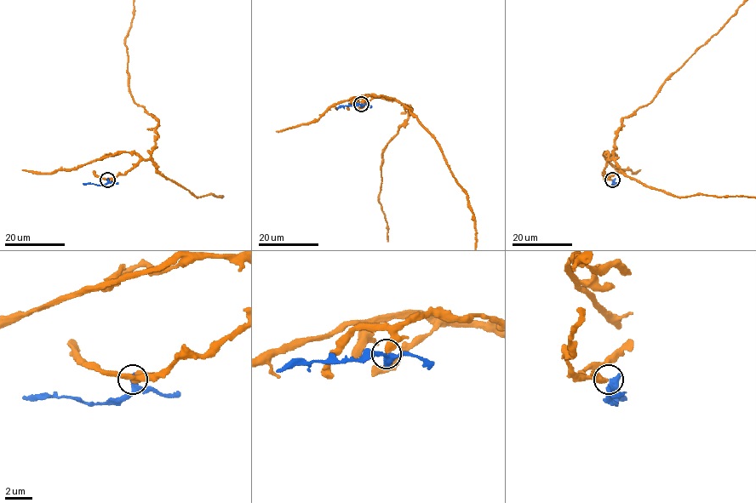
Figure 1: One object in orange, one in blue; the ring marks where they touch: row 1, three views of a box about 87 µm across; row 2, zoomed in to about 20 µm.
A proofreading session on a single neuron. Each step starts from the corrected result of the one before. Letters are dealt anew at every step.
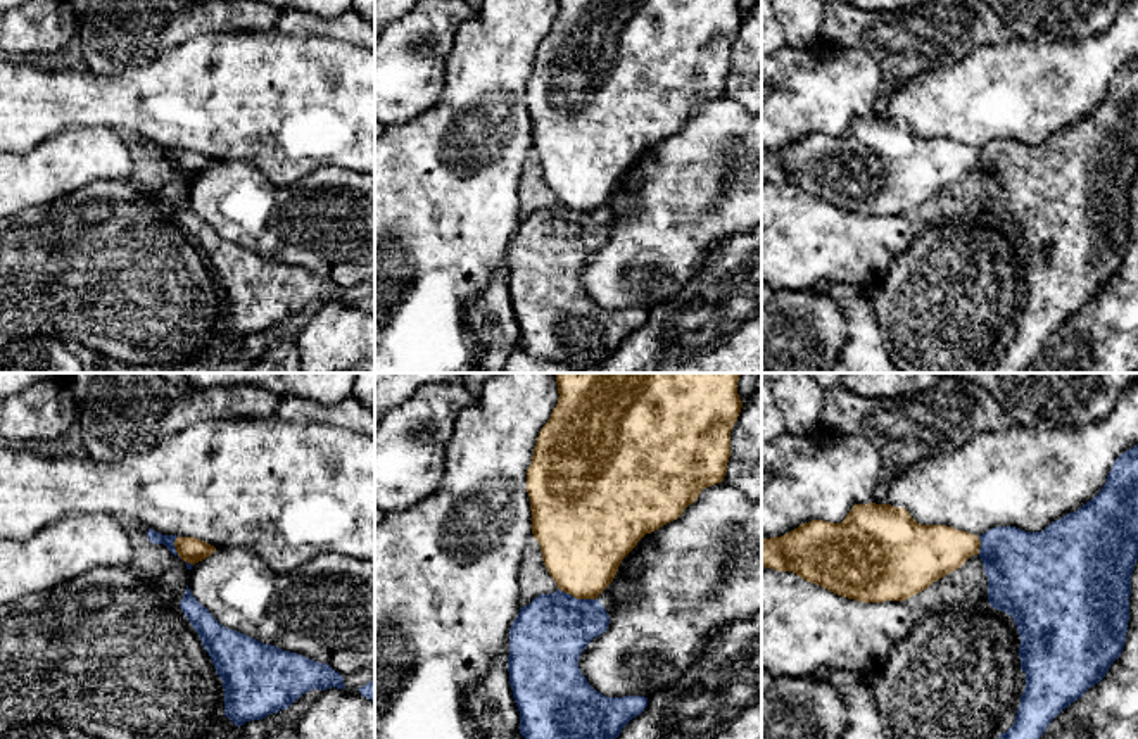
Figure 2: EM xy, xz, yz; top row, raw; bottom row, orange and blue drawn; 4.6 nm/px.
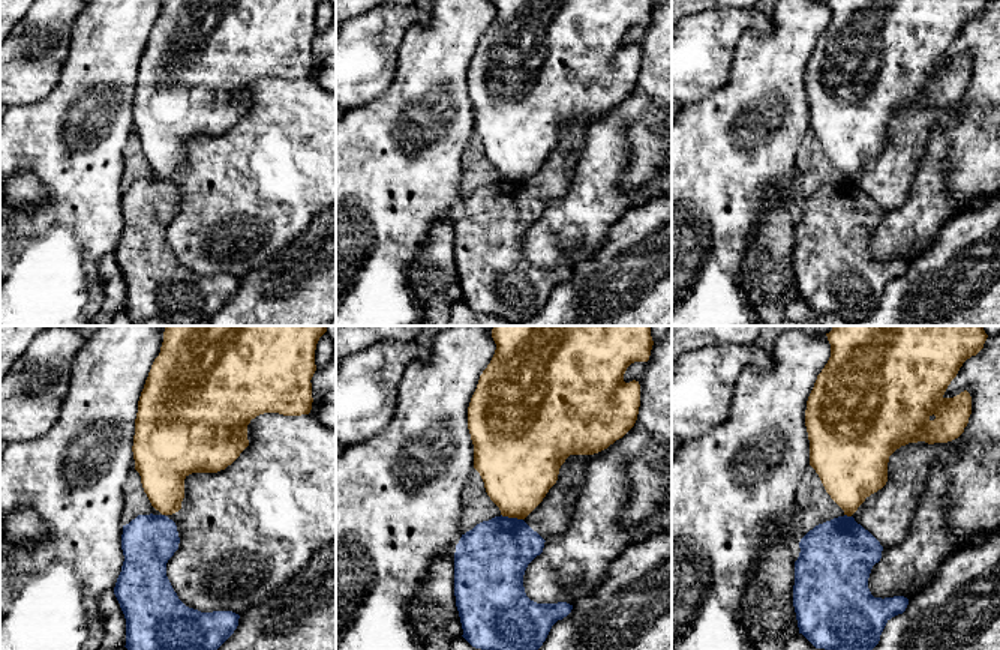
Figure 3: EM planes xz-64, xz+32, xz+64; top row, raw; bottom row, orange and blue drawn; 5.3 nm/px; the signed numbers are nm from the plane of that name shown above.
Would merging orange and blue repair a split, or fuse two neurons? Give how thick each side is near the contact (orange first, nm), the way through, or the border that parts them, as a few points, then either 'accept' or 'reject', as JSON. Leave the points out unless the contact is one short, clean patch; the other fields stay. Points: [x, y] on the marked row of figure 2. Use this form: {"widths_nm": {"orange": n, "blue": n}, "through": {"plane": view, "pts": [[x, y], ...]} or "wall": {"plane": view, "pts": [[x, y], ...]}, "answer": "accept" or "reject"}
{"widths_nm": {"orange": 400, "blue": 340}, "wall": {"plane": "xz", "pts": [[558, 587], [577, 598], [596, 600]]}, "answer": "reject"}

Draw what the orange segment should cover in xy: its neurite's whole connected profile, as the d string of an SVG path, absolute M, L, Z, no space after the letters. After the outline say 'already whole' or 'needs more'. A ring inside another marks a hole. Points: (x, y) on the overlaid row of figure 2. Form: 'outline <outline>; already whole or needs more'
outline M176 537L174 547L178 556L190 565L209 558L216 551L214 546L195 537Z; already whole

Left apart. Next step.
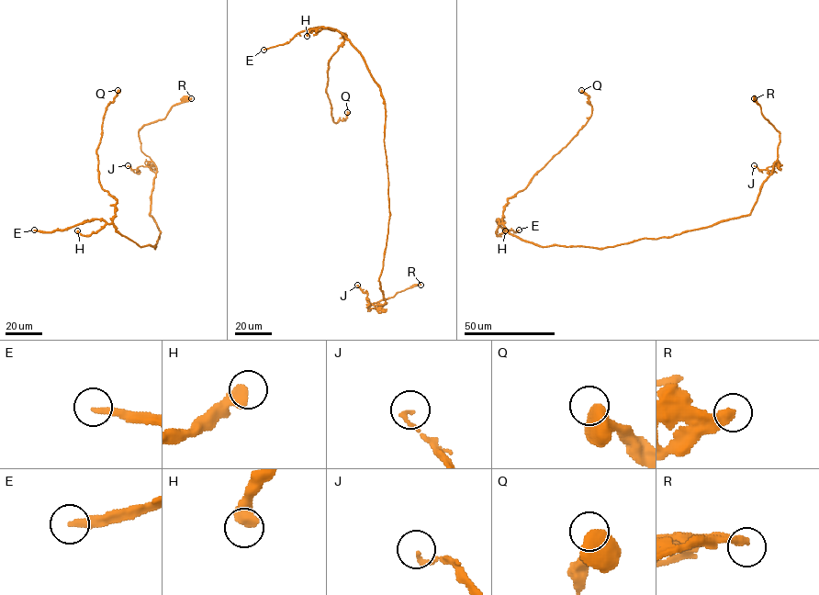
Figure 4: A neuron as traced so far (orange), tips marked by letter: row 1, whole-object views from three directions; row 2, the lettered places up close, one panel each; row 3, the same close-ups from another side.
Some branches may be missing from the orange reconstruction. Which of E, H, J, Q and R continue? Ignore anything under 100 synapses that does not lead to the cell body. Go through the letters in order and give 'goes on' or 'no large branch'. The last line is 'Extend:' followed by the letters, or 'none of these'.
E: goes on
H: no large branch
J: no large branch
Q: no large branch
R: goes on
Extend: E, R

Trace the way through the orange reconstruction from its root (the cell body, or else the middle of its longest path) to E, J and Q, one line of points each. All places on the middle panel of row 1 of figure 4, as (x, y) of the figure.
E: (385, 144), (386, 103), (380, 87), (361, 53), (342, 33), (312, 28), (297, 33), (284, 44), (263, 50)
J: (385, 144), (390, 217), (379, 284), (385, 302), (372, 305), (367, 294), (357, 285)
Q: (385, 144), (380, 87), (342, 33), (344, 41), (329, 60), (326, 93), (335, 123), (344, 119), (347, 112)

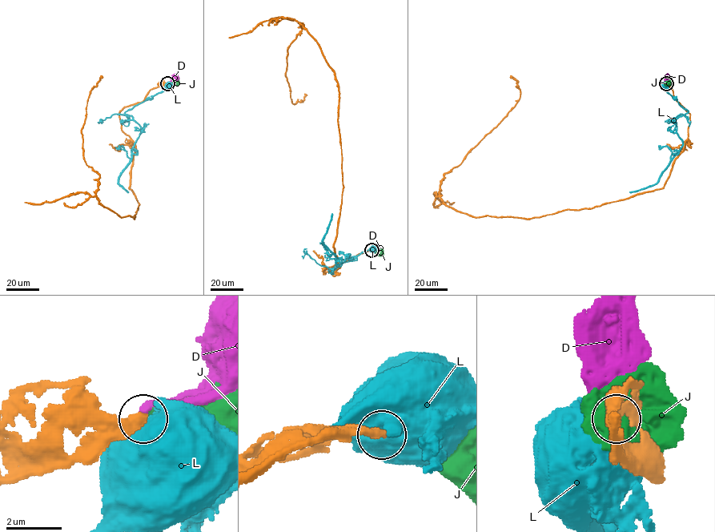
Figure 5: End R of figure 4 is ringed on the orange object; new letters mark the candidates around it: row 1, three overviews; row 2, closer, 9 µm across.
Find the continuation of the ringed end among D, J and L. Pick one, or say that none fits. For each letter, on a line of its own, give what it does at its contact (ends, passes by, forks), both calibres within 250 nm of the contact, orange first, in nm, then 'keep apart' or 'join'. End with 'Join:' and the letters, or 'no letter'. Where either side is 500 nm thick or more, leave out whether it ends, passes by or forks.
D: it ends; calibres 400 and 240 nm; keep apart
J: it ends; calibres 400 and 340 nm; join
L: calibres 600 and 850 nm; keep apart
Join: J

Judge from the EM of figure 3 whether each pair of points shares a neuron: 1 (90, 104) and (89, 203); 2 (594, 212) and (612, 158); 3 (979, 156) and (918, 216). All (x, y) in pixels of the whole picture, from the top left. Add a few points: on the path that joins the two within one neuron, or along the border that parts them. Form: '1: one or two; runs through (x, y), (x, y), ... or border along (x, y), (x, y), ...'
1: one; runs through (90, 128), (92, 167), (89, 179)
2: one; runs through (595, 198), (595, 174), (598, 171)
3: two; border along (948, 153), (946, 191), (958, 203), (958, 213)

